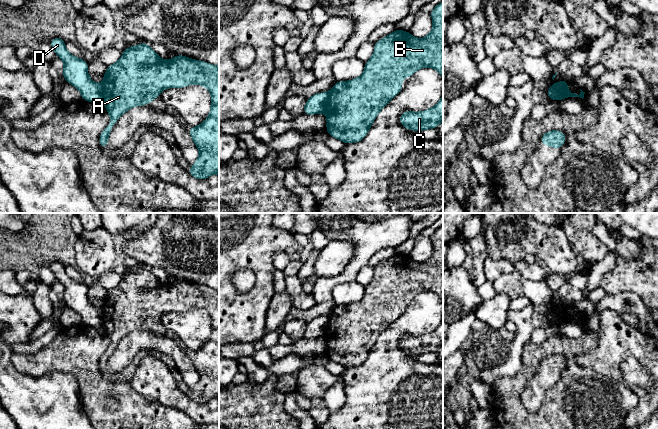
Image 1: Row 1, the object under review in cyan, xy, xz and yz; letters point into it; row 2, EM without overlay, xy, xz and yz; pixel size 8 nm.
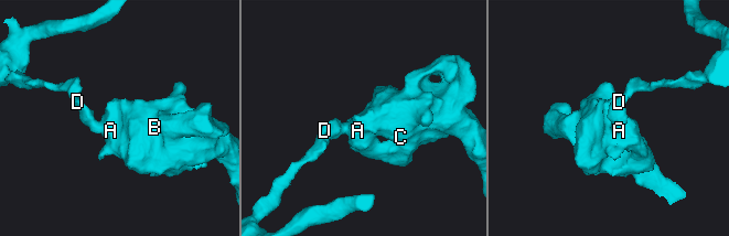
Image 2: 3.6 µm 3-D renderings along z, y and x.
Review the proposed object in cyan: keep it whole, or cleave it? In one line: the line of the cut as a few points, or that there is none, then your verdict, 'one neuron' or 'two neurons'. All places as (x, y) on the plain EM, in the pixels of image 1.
cut in xz along (328, 317), (324, 335); two neurons

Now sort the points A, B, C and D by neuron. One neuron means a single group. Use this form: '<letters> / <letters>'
A B C / D

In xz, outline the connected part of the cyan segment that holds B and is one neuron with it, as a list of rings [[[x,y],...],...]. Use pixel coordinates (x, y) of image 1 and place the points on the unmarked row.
[[[443,225],[434,231],[430,239],[433,253],[426,261],[418,263],[408,255],[396,253],[374,267],[374,277],[365,287],[360,301],[333,309],[325,333],[326,355],[330,360],[344,368],[362,365],[378,337],[402,315],[402,302],[410,302],[418,293],[432,291],[443,303]]]

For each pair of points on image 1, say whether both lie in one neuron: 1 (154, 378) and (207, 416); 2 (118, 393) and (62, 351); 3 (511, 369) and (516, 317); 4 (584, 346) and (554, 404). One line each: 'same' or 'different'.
1: same
2: same
3: same
4: same

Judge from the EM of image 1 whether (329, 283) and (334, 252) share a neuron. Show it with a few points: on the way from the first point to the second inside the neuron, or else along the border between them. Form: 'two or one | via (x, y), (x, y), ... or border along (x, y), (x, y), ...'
two | border along (348, 262), (345, 269), (334, 277), (318, 278)

